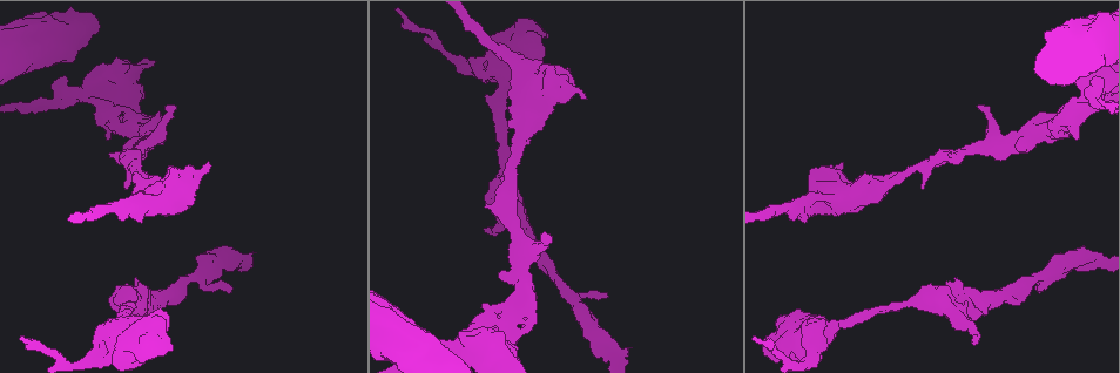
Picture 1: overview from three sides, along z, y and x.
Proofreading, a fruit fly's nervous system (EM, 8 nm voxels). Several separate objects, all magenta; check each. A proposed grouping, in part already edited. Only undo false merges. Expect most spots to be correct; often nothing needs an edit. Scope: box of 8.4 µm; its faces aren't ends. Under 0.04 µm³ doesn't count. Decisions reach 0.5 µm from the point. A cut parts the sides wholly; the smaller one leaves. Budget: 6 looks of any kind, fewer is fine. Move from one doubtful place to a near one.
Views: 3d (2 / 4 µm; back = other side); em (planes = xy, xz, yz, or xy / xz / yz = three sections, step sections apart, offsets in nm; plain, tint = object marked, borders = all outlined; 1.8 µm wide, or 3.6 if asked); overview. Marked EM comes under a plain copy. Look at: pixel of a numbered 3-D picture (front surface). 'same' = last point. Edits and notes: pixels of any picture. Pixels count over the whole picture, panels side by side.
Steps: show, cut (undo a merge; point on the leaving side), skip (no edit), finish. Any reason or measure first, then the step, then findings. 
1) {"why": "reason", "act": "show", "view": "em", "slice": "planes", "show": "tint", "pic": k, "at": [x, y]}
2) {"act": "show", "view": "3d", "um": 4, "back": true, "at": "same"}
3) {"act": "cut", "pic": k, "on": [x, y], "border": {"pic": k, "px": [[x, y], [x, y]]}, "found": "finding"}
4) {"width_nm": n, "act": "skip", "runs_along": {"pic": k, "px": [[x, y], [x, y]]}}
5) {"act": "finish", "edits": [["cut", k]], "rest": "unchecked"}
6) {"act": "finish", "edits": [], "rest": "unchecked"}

{"why": "thick turns thin", "act": "show", "view": "3d", "um": 4, "back": true, "pic": 1, "at": [144, 335]}

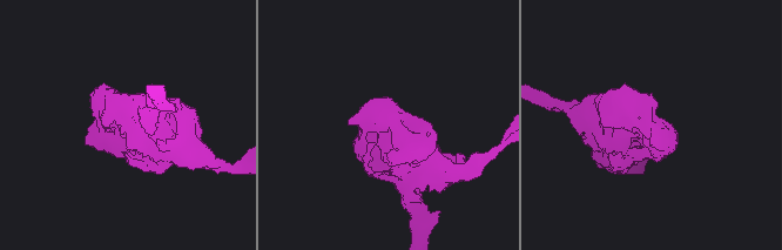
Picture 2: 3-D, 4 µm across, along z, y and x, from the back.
{"act": "show", "view": "em", "um": 3.6, "slice": "xz", "step": 16, "show": "tint", "pic": 2, "at": [132, 127]}

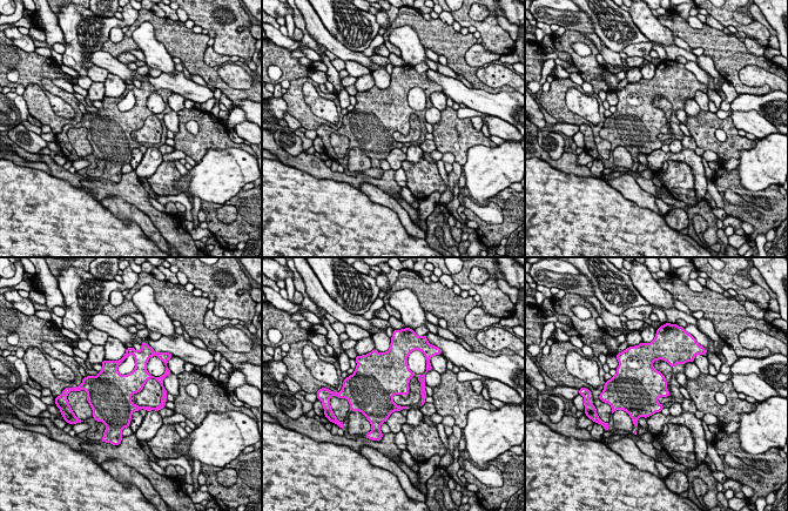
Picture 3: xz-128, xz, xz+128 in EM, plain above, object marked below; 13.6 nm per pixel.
{"why": "cut it another way", "act": "show", "view": "em", "um": 3.6, "slice": "planes", "show": "tint", "at": "same"}

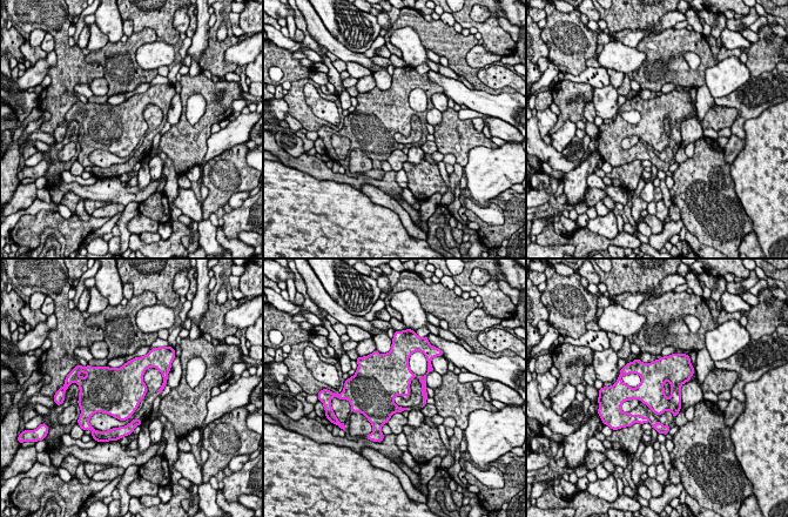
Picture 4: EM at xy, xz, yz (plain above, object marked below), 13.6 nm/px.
{"act": "skip", "found": "one cell here"}

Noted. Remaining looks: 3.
{"why": "closes a loop", "act": "show", "view": "em", "slice": "yz", "step": 16, "show": "tint", "pic": 1, "at": [151, 310]}

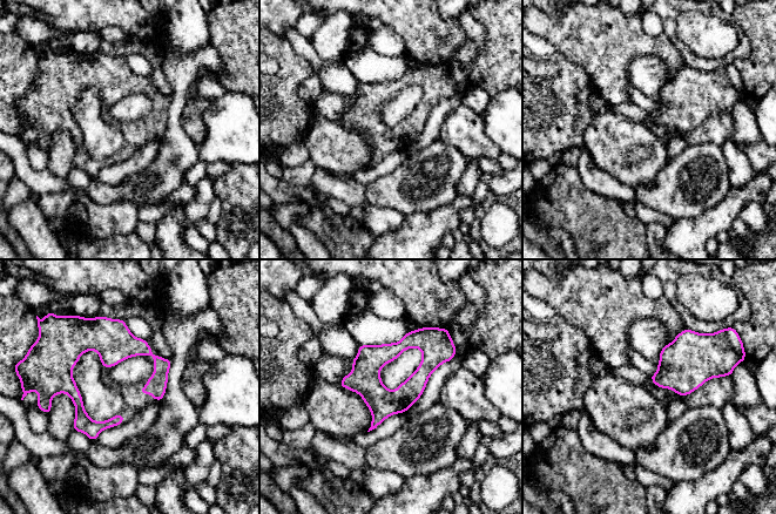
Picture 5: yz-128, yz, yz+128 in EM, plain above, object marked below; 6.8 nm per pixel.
{"why": "cut it another way", "act": "show", "view": "em", "slice": "planes", "show": "tint", "at": "same"}

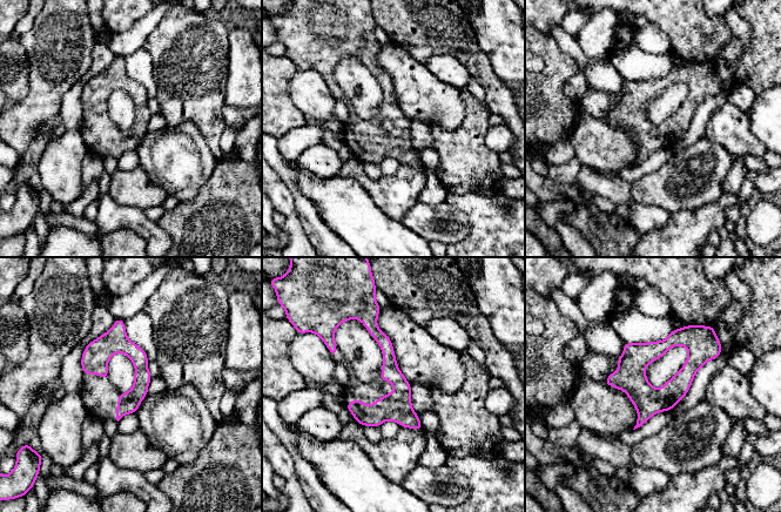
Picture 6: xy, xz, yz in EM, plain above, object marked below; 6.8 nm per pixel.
{"act": "skip", "runs_along": {"pic": 6, "px": [[369, 323], [417, 426]]}, "found": "continuous, no second cell"}

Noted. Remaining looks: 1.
{"why": "sudden change in width", "act": "show", "view": "em", "um": 3.6, "slice": "planes", "show": "tint", "pic": 1, "at": [879, 193]}

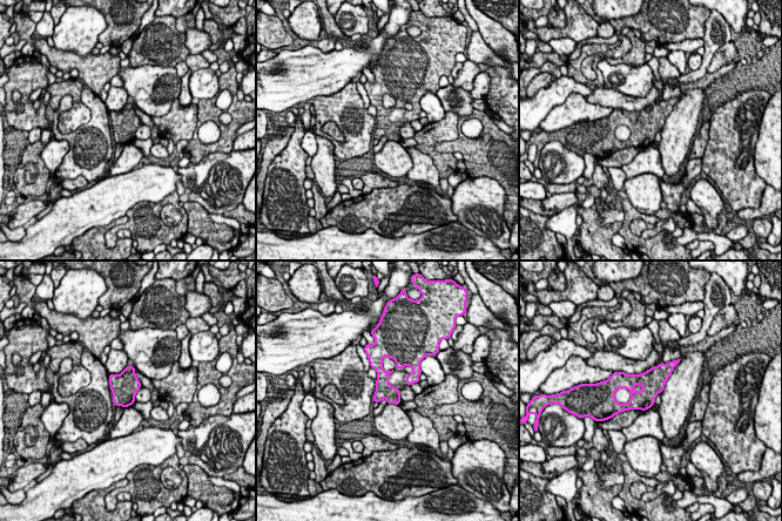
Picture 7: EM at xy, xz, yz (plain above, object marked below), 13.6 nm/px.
{"act": "skip", "found": "continuous, no second cell"}

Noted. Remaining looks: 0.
{"act": "finish", "edits": [], "rest": "unchecked"}

